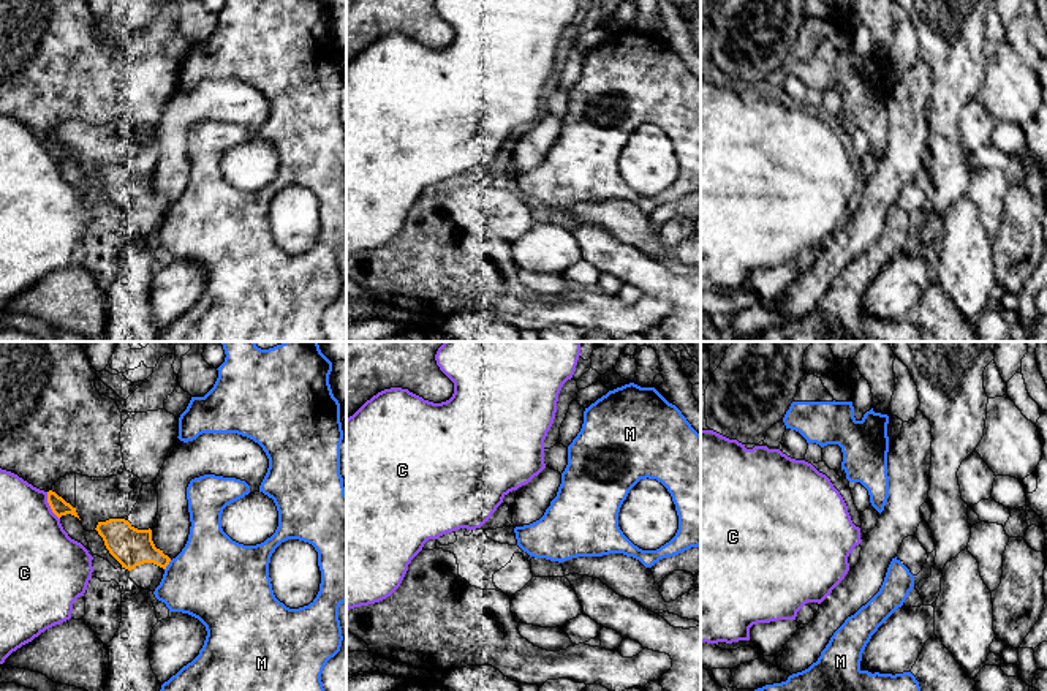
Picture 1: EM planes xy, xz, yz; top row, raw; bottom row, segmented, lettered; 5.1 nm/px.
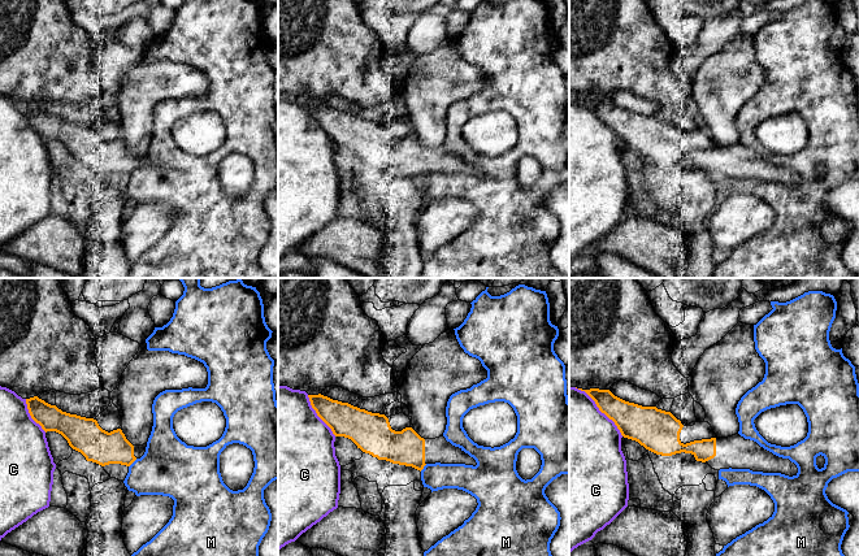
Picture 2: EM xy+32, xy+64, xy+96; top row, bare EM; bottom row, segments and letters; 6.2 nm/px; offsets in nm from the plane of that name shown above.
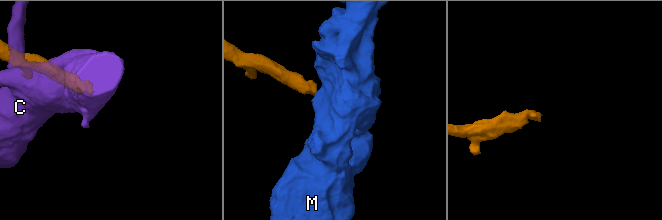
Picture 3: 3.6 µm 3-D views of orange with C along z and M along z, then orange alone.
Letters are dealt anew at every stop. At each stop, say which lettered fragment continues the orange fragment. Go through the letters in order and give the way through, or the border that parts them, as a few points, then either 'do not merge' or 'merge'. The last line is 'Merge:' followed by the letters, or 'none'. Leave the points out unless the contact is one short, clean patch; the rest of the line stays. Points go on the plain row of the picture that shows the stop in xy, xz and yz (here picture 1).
C: do not merge
M: along xy (171, 206), (165, 215) | do not merge
Merge: none

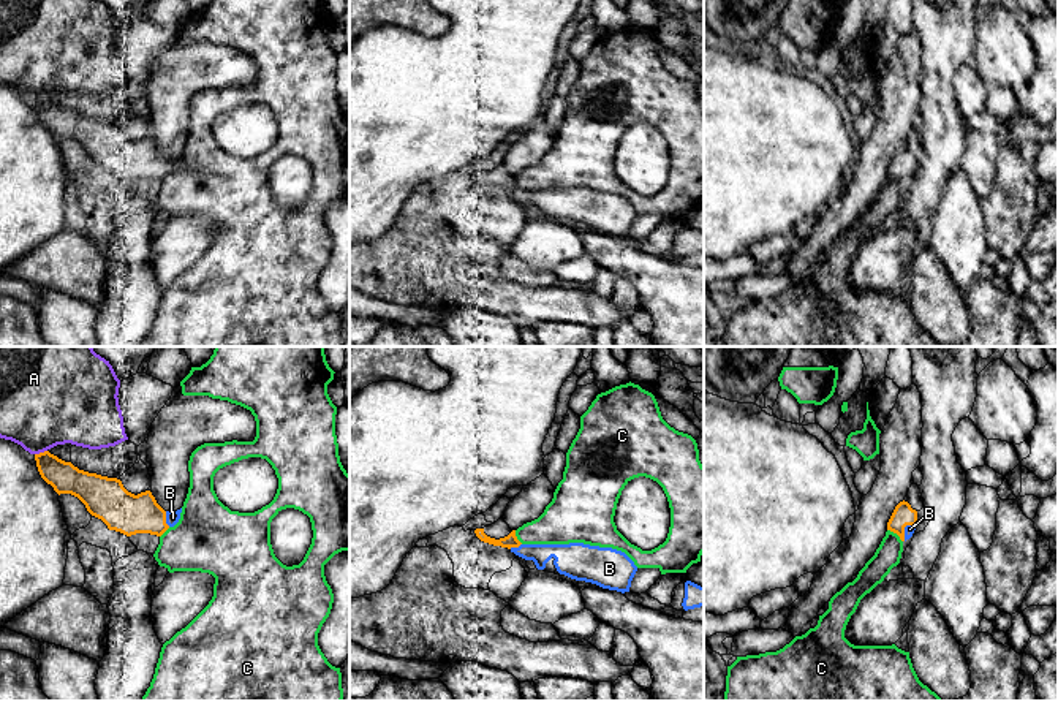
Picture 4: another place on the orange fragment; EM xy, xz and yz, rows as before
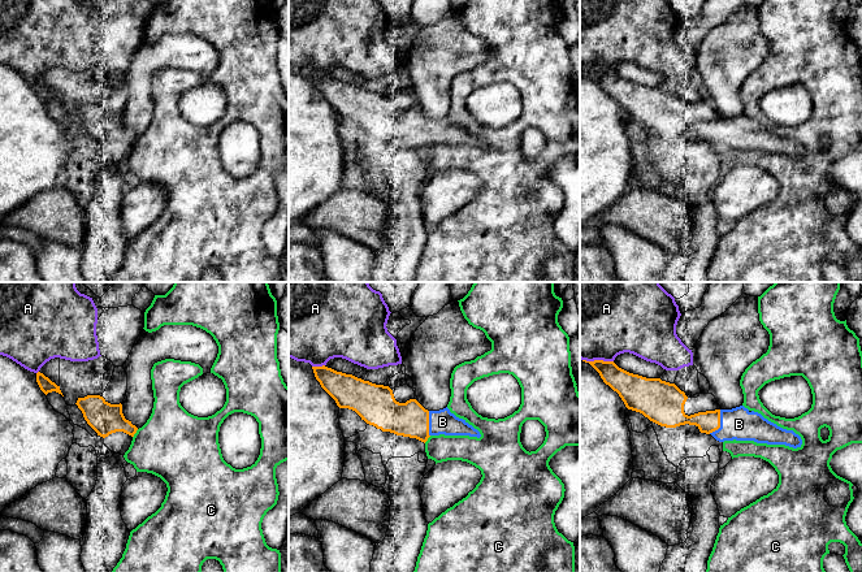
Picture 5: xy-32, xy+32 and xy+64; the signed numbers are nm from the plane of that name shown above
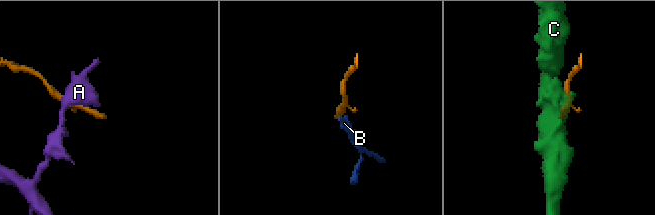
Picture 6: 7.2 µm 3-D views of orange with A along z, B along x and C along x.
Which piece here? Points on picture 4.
A: do not merge
B: across xy (120, 155), (130, 160), (165, 165), (173, 163) | merge
C: along yz (887, 174), (902, 187) | do not merge
Merge: B

